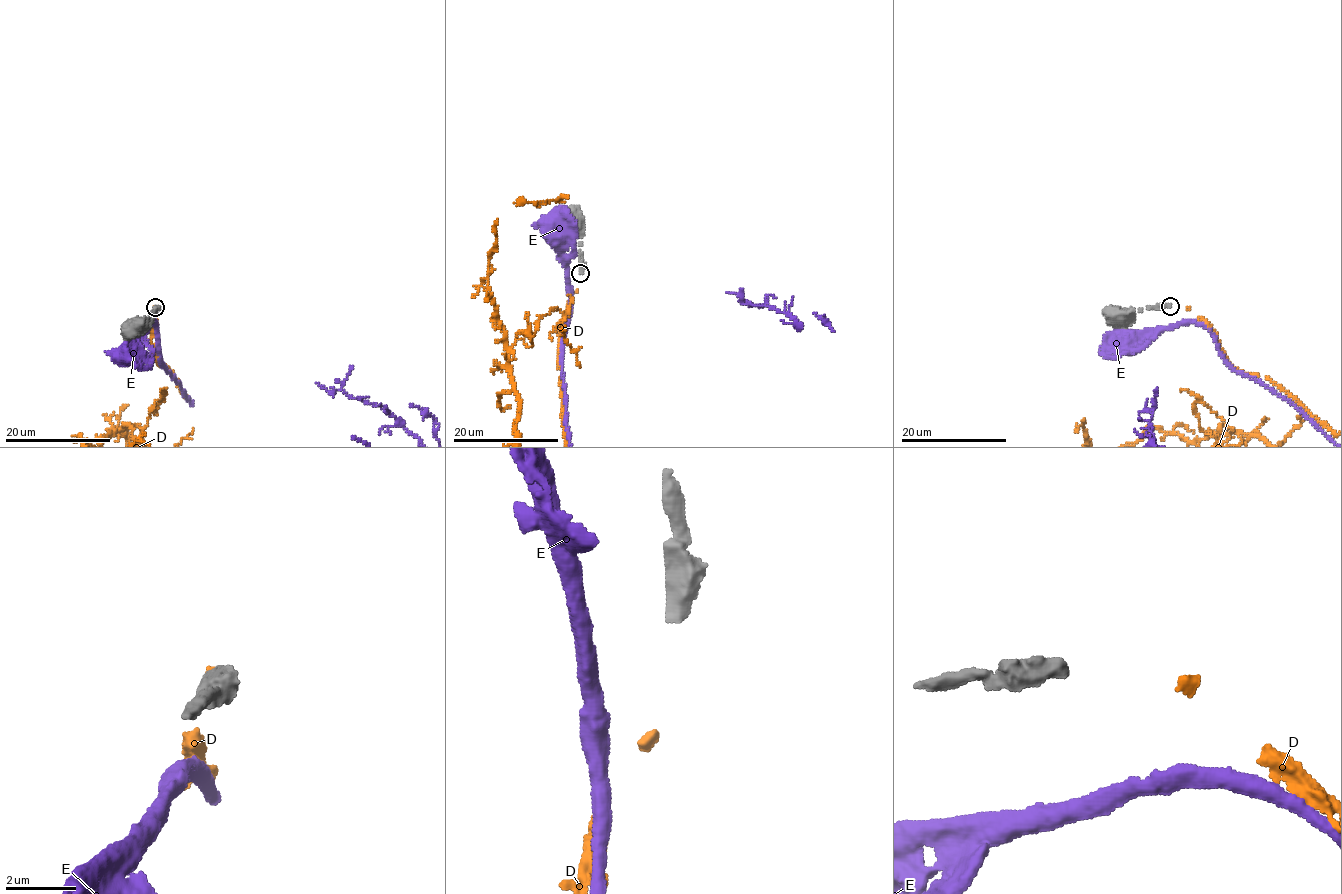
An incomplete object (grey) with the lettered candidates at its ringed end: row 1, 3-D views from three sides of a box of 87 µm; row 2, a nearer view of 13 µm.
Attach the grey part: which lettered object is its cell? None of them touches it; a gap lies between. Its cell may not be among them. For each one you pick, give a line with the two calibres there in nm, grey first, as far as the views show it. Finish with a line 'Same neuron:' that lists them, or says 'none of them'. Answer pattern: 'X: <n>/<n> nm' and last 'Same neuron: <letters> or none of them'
D: 500/320 nm
Same neuron: D

